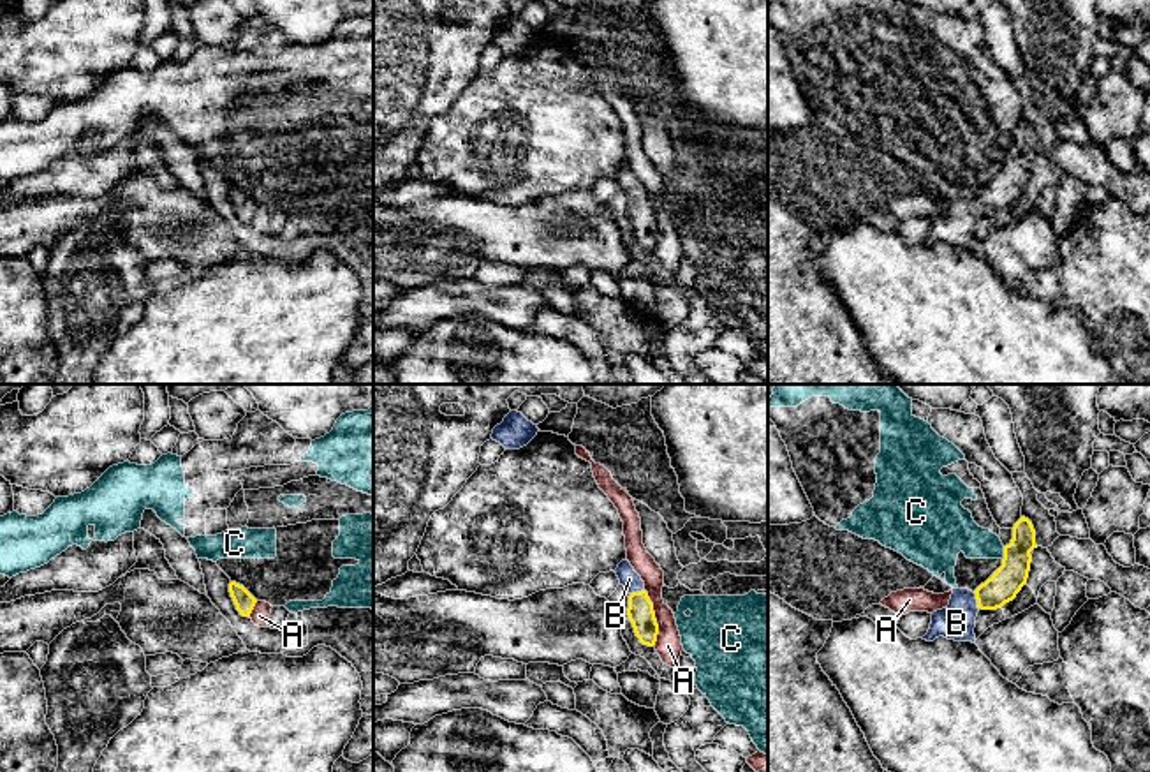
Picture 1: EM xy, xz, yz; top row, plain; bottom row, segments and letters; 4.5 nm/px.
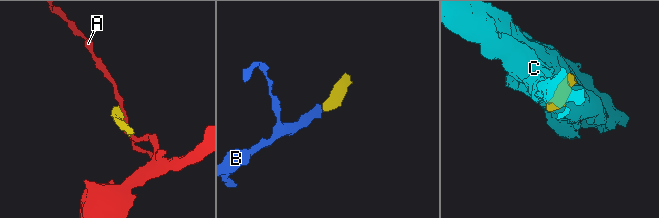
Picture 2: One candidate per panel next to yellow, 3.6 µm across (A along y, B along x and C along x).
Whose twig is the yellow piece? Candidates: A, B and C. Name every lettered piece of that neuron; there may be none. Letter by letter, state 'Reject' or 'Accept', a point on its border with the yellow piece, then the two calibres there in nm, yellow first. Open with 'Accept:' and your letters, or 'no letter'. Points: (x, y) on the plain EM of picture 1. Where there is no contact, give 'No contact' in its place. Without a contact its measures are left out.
Accept: B
A: Reject. Touches yellow at xz (654, 222). Thickness 120 nm (yellow) against 120 nm
B: Accept. Touches yellow at yz (978, 207). Thickness 150 nm (yellow) against 160 nm
C: Reject. Touches yellow at yz (1004, 159). Thickness 150 nm (yellow) against 200 nm

